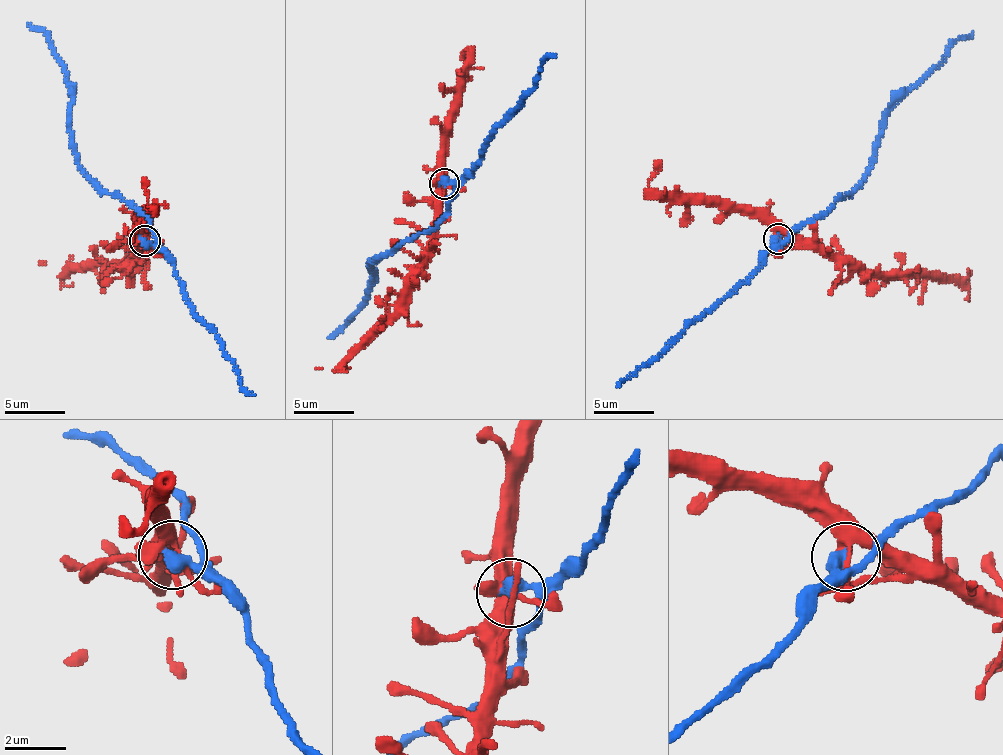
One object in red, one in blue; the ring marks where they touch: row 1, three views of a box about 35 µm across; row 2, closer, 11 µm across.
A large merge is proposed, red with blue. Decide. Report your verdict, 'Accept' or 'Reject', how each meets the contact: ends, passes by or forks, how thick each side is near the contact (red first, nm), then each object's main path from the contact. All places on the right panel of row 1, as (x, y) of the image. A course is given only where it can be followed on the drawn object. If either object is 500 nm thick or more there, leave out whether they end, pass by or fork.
Accept. At the ring red forks. At the ring blue ends. Thickness 240 nm (red) against 480 nm. Course of red: (780, 240), (792, 248), (817, 249), (851, 257), (868, 270), (880, 273), (953, 275), (969, 288), (971, 271). Course of blue: (777, 239), (782, 244), (845, 195), (872, 164), (882, 118), (942, 56), (972, 31)

